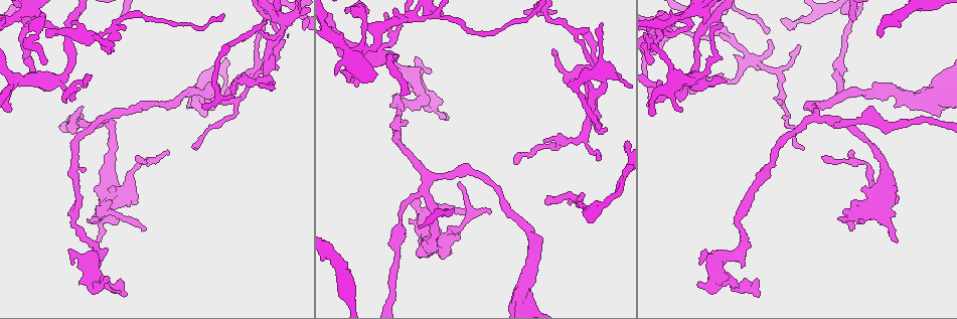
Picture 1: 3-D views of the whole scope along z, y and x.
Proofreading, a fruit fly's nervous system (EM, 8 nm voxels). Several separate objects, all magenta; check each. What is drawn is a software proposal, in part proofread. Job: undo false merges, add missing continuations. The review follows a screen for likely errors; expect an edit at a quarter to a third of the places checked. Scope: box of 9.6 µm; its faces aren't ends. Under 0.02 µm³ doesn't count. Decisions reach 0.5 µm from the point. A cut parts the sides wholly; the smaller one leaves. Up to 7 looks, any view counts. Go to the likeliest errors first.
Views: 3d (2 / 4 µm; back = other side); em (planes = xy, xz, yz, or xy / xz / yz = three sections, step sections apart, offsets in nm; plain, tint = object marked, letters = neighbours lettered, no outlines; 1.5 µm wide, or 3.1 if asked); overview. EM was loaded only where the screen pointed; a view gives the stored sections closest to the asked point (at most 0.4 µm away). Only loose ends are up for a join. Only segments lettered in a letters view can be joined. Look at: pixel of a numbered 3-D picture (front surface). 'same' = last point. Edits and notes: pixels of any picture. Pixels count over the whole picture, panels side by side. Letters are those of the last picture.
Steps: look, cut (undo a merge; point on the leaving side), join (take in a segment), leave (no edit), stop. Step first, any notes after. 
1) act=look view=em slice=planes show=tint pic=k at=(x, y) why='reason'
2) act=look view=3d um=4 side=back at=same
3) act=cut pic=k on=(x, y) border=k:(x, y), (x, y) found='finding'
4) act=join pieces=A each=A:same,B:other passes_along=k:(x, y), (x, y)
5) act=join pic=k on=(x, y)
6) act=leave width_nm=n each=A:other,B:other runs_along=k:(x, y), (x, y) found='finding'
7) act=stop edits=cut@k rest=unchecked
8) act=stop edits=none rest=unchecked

act=look view=em slice=planes show=letters pic=1 at=(354, 86) why='branch stops here'

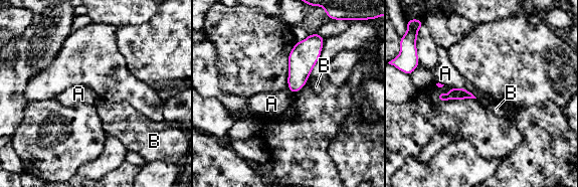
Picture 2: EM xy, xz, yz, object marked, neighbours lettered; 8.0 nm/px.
act=leave each=A:other,B:other border=2:(452, 85), (466, 88), (476, 98) found='none of them fits'

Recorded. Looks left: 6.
act=look view=em slice=xy step=8 show=letters pic=1 at=(284, 42) why='an open end'

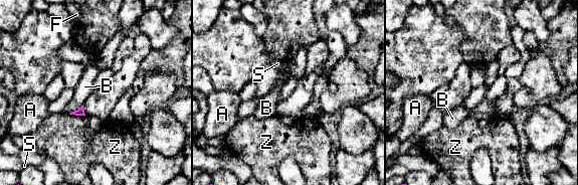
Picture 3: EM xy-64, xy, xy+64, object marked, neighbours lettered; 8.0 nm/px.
act=look view=em slice=planes show=letters at=same why='cut it another way'

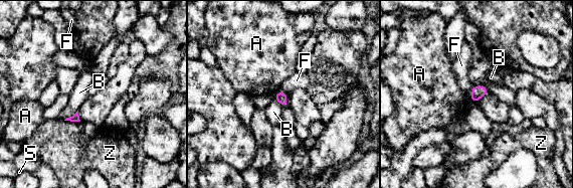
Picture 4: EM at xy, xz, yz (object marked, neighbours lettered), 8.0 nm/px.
act=leave longest_contact=B:140nm each=A:other,B:other,F:other,S:other,Z:other found='no lettered segment goes on from it'

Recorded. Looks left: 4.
act=look view=em slice=yz step=4 show=plain pic=1 at=(203, 106)

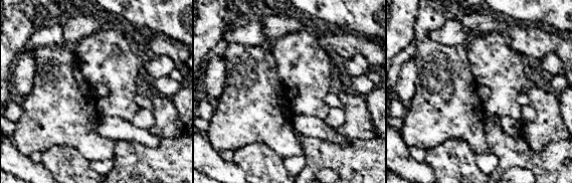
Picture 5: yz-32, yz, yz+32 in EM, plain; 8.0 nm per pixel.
act=look view=em slice=yz step=4 show=letters at=same why='see the neighbours'

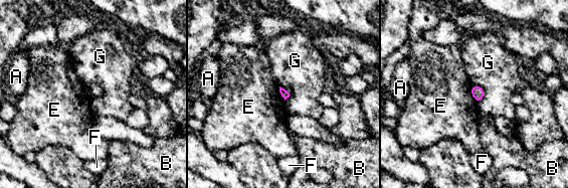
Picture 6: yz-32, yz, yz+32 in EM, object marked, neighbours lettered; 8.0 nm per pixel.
act=leave each=A:other,B:other,E:other,F:other,G:other border=6:(470, 85), (470, 95), (478, 103) found='no lettered segment goes on from it'

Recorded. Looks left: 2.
act=stop edits=none rest=unchecked

